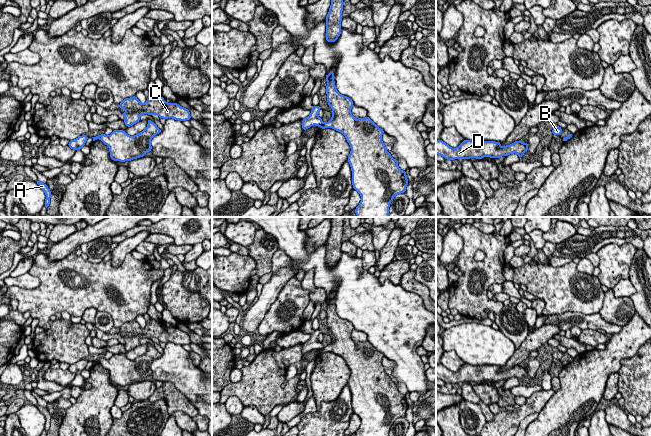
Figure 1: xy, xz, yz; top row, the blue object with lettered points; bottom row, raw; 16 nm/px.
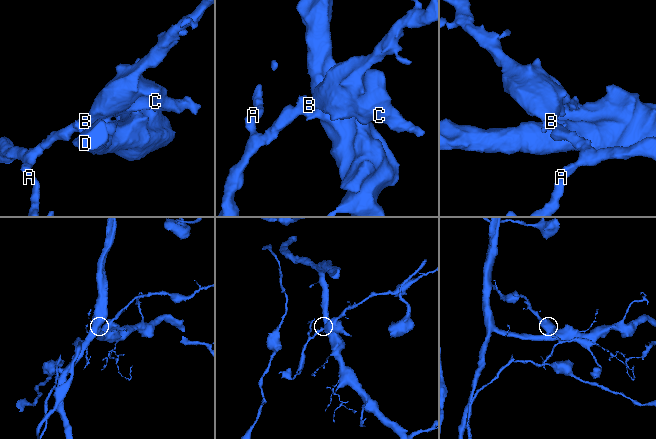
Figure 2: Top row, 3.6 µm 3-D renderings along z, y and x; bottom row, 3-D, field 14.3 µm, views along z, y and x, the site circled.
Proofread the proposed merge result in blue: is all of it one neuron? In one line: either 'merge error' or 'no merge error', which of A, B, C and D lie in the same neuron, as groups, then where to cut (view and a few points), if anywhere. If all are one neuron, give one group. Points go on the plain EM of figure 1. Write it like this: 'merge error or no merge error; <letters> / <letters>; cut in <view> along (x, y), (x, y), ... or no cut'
merge error; A B C / D; cut in xz along (324, 347), (319, 350)

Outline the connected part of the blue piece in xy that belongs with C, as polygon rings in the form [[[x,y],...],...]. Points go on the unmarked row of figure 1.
[[[150,318],[150,322],[144,328],[141,328],[136,320],[124,323],[119,332],[126,333],[122,338],[125,341],[123,345],[127,351],[130,351],[140,345],[142,338],[158,339],[160,342],[190,345],[191,340],[188,333],[183,332],[178,327],[167,327],[161,320]]]

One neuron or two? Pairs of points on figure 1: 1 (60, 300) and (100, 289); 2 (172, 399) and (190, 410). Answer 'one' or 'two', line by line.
1: one
2: one

